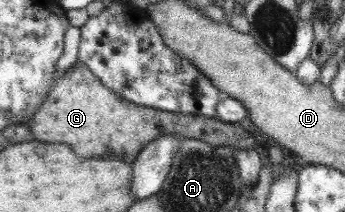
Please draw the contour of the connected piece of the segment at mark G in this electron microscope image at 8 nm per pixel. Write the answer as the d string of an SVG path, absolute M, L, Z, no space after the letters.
M75 63L68 68L55 87L47 93L48 101L40 104L40 115L32 117L30 131L38 141L46 143L64 143L76 157L118 157L132 163L148 143L162 135L176 135L208 142L208 145L230 147L234 151L257 149L256 139L251 131L244 130L238 123L224 123L218 118L193 116L164 112L148 107L134 105L108 89L82 63Z

